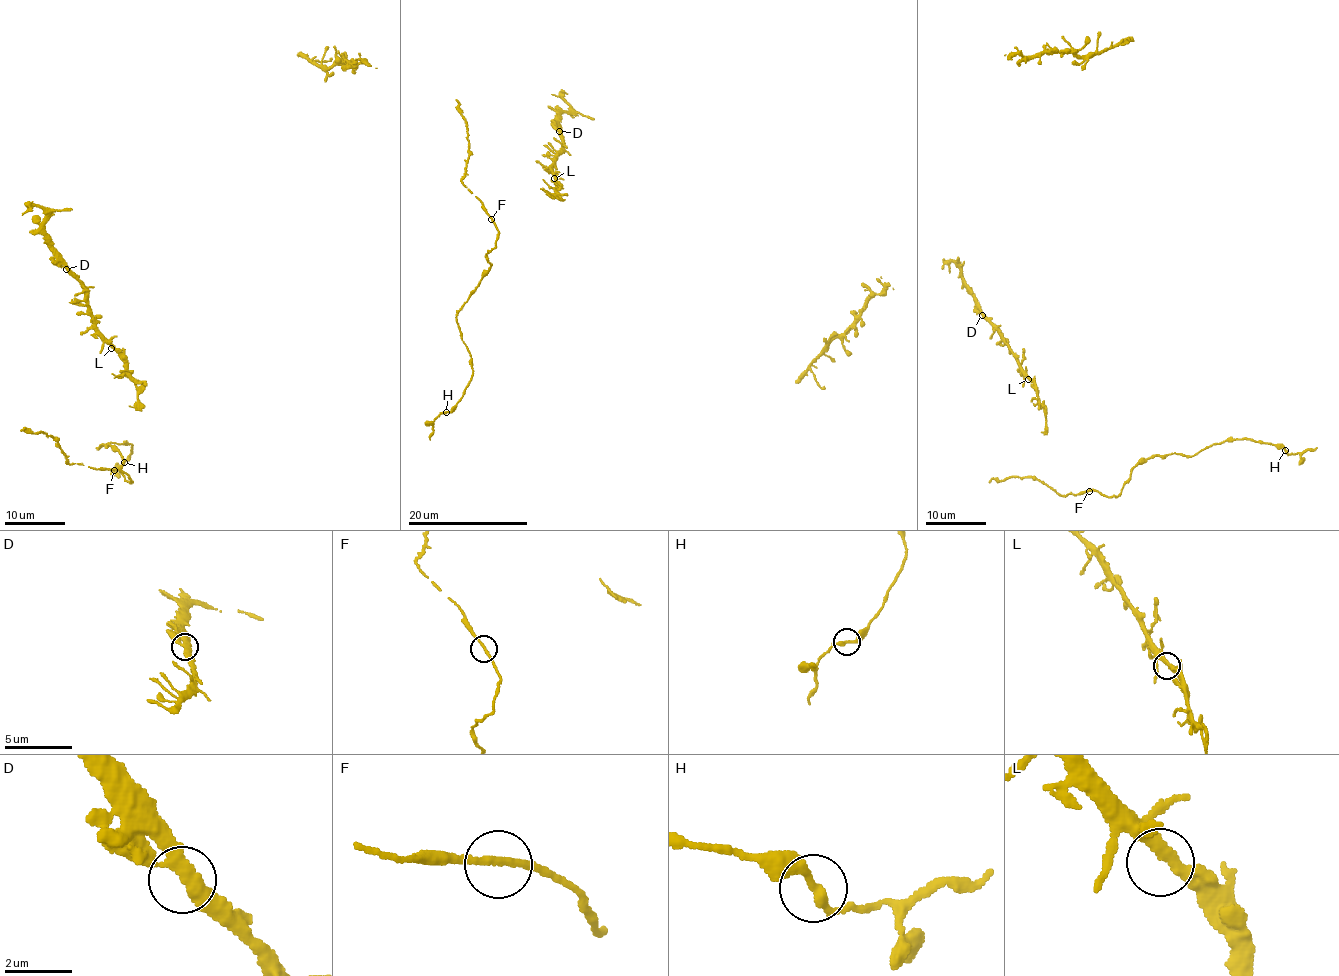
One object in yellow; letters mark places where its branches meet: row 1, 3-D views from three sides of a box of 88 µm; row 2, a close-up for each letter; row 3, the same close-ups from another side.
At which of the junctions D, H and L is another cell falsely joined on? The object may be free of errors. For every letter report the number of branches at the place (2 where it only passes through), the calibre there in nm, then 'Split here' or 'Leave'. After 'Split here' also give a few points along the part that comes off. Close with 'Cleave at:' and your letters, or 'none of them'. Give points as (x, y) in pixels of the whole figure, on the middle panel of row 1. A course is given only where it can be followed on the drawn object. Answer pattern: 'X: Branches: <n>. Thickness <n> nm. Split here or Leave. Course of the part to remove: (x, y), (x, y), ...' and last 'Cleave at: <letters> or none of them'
D: Branches: 2. Thickness 360 nm. Leave
H: Branches: 2. Thickness 240 nm. Leave
L: Branches: 2. Thickness 280 nm. Leave
Cleave at: none of them

